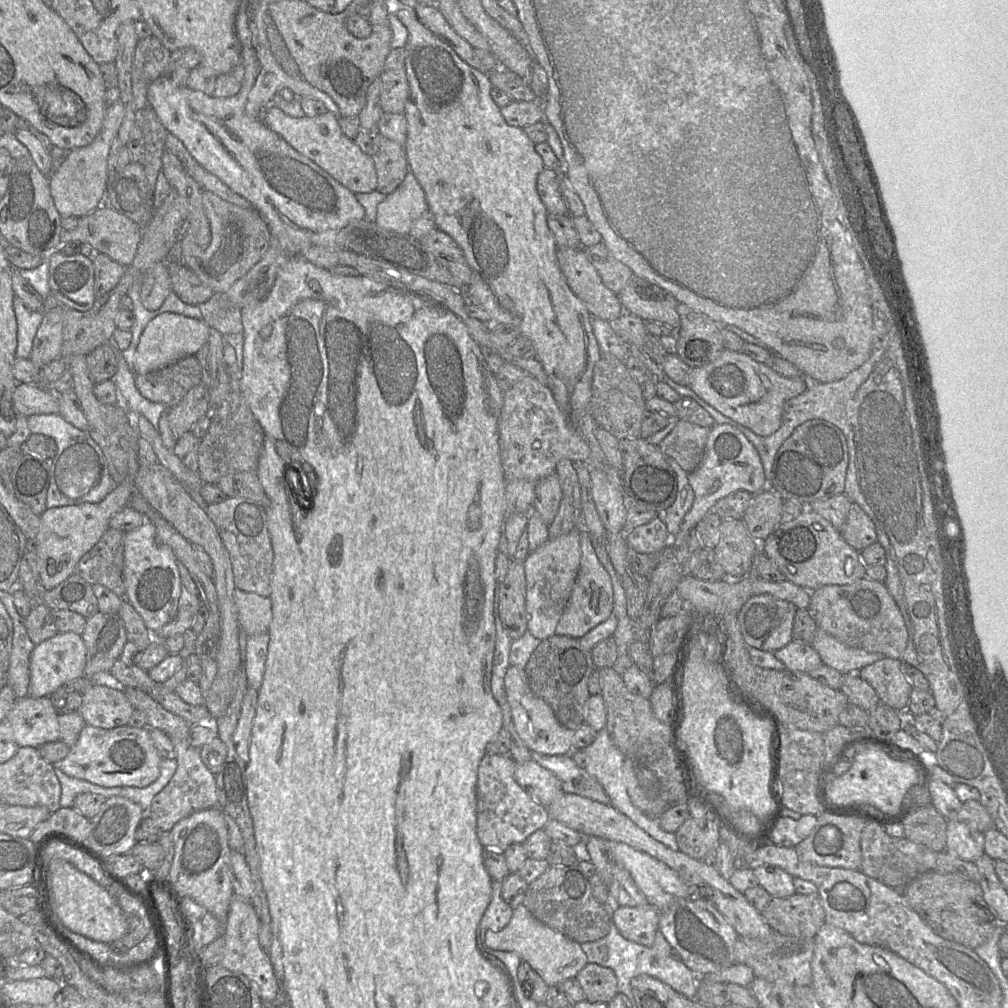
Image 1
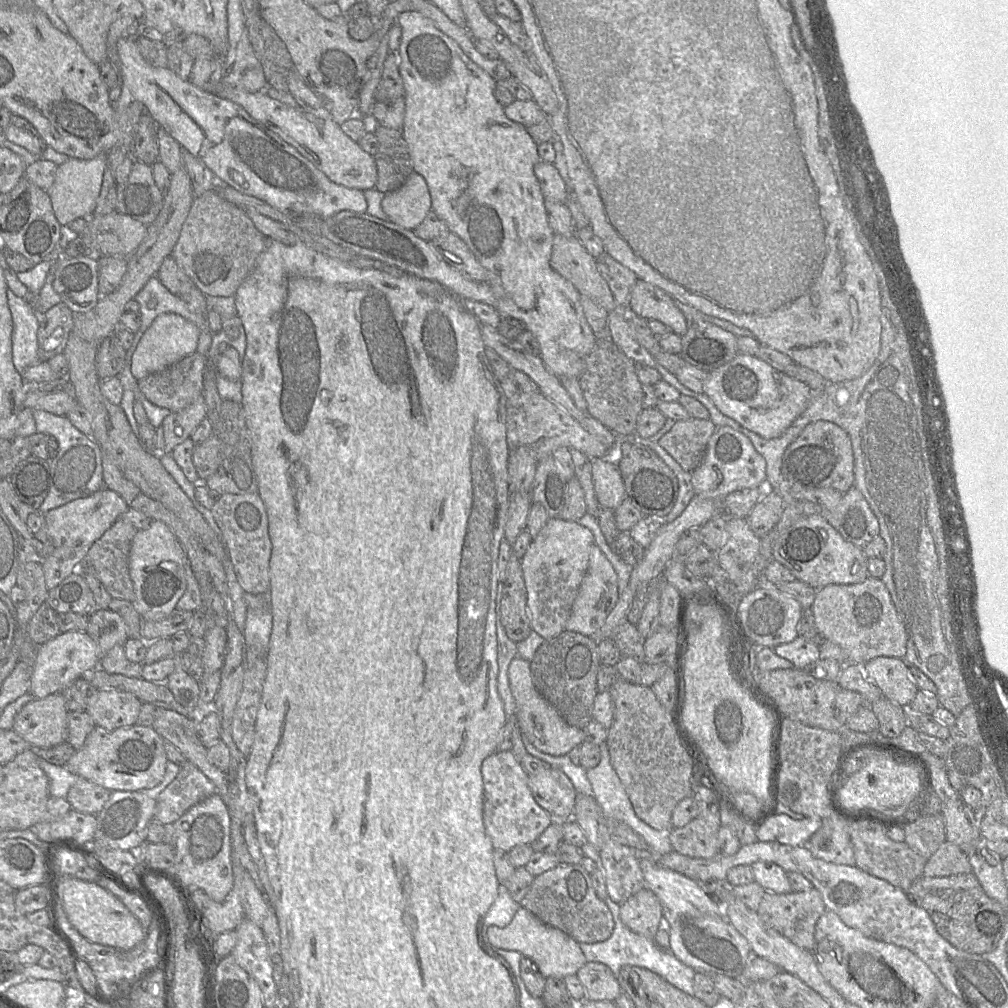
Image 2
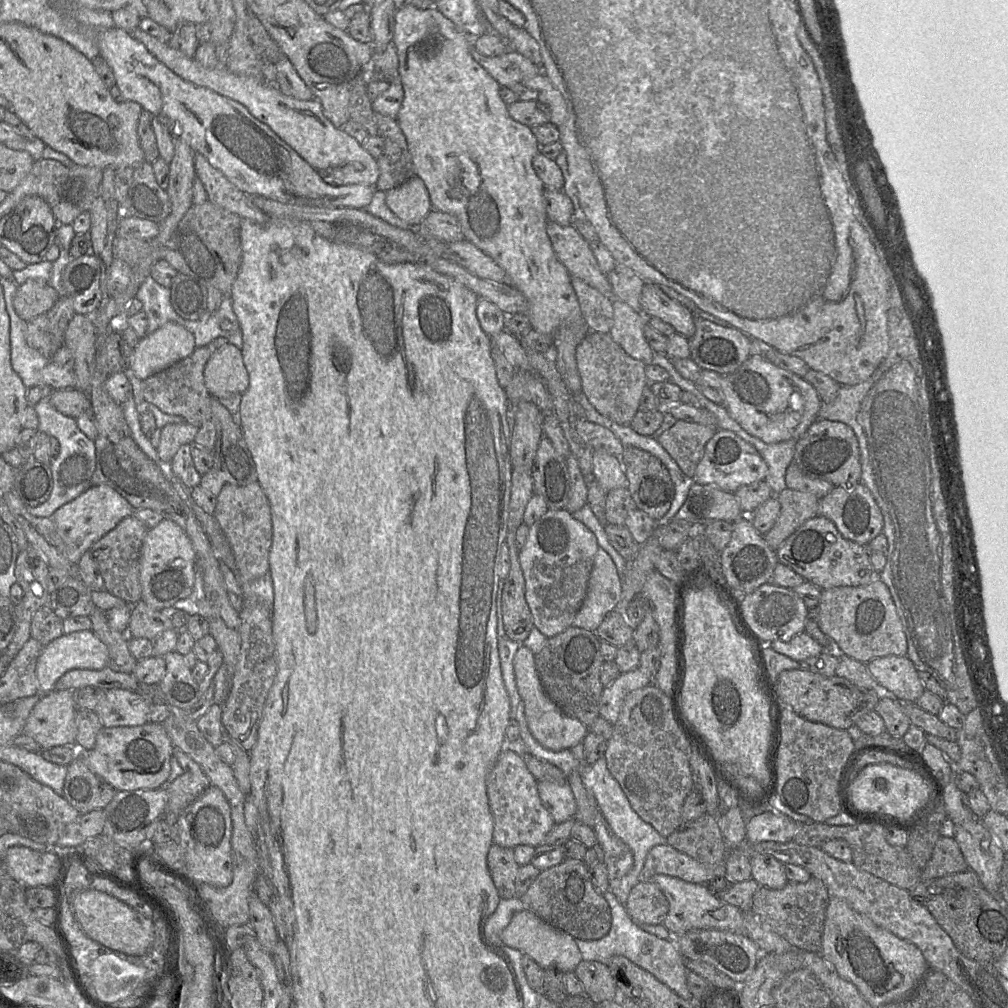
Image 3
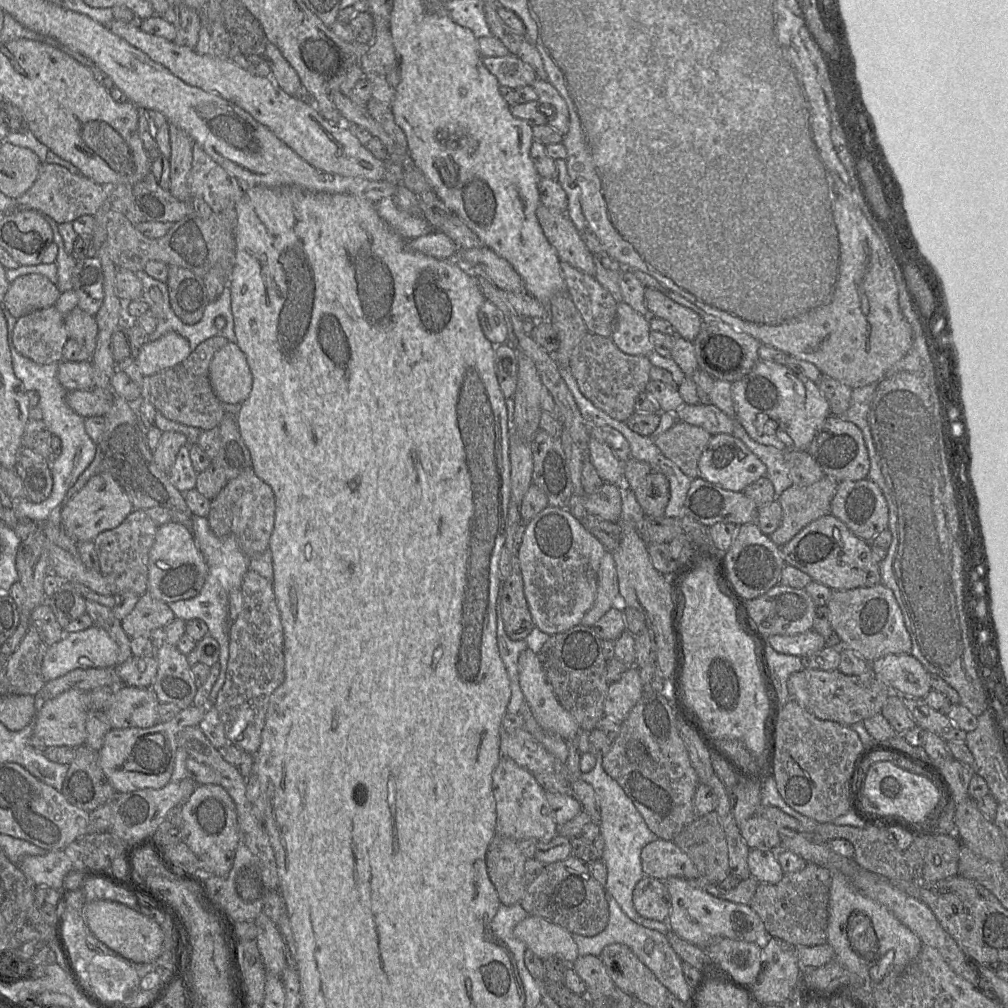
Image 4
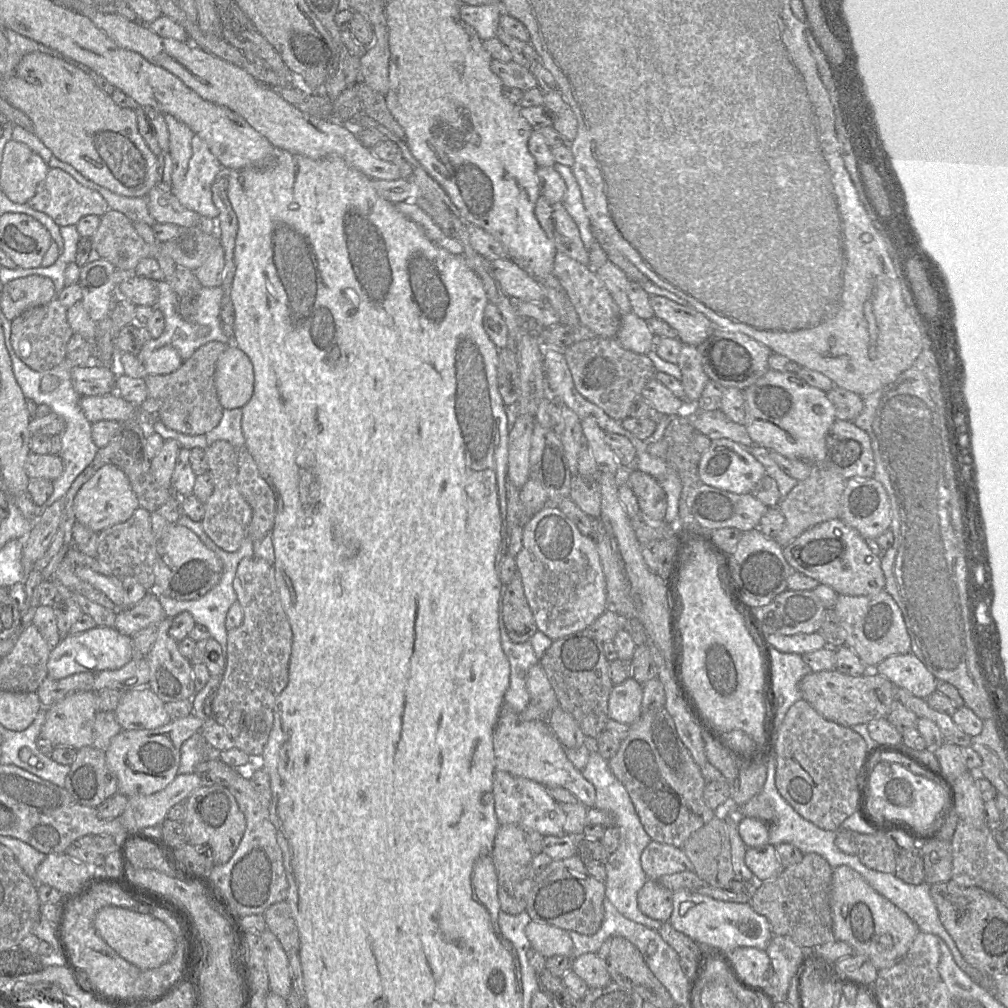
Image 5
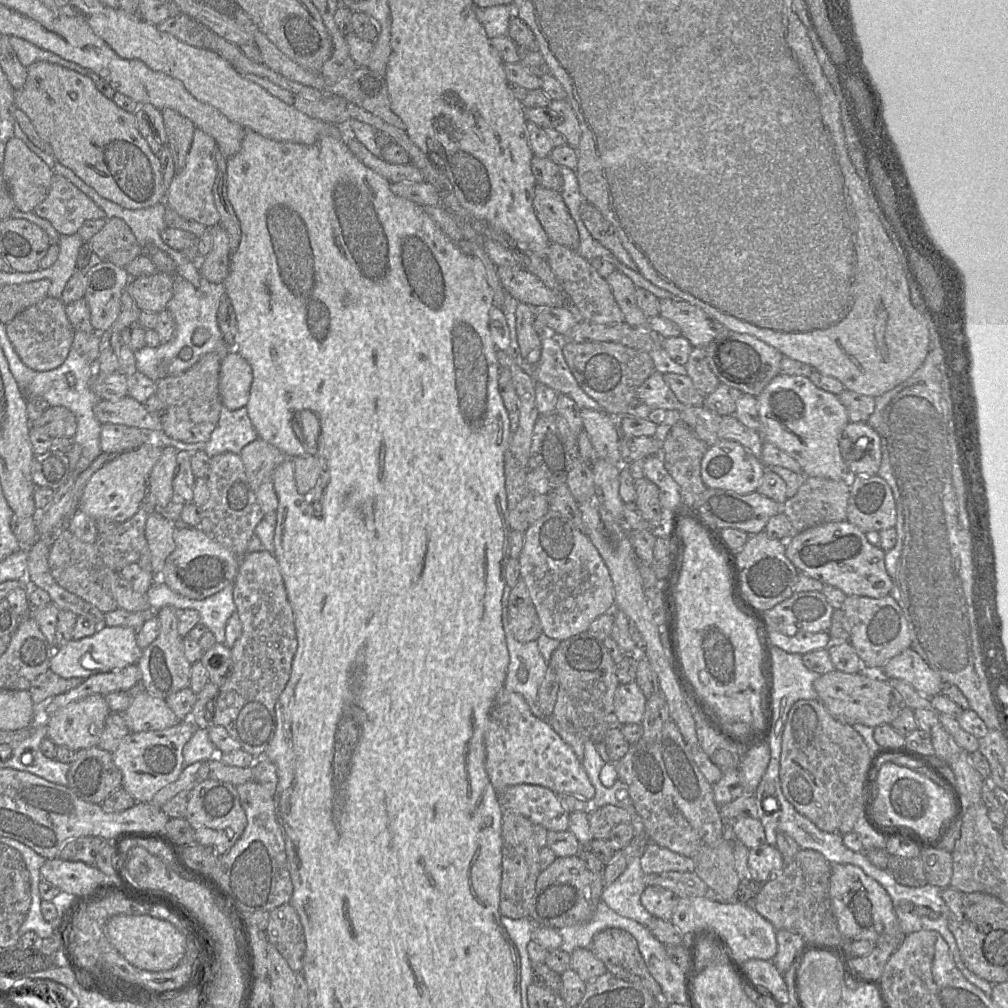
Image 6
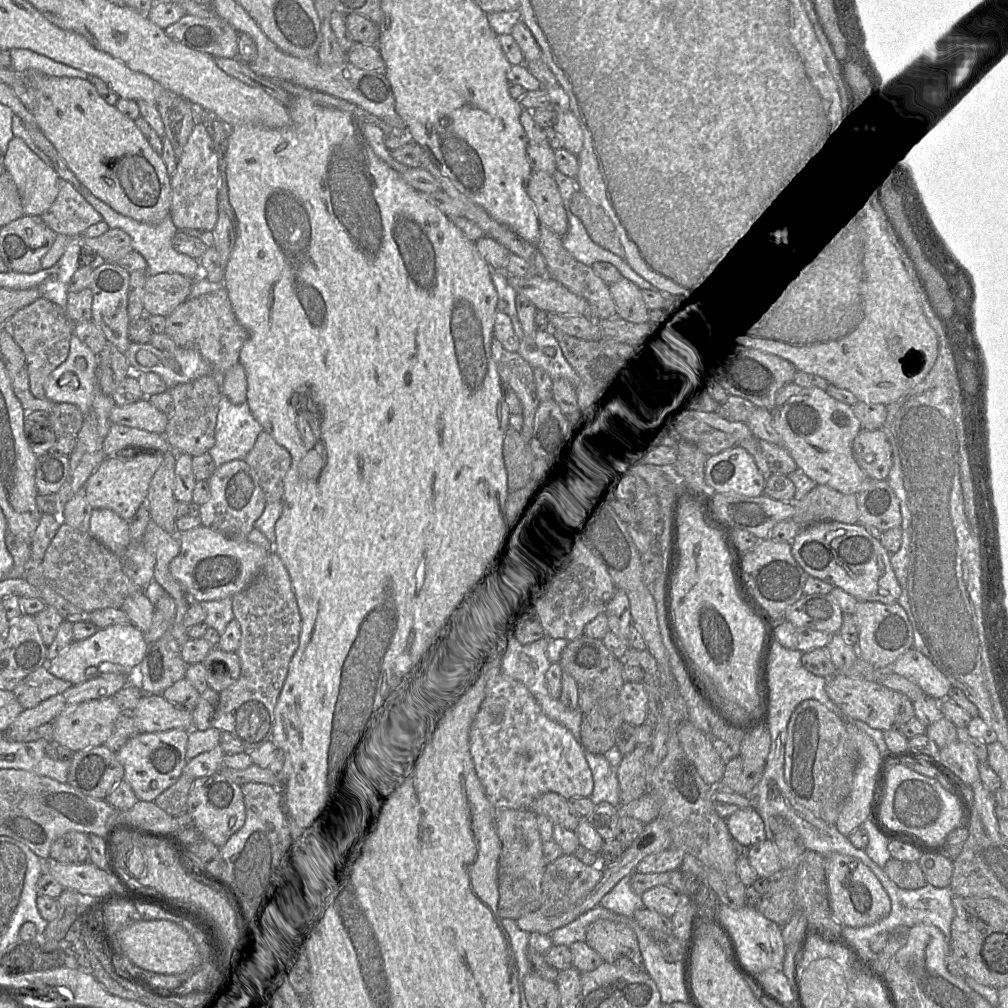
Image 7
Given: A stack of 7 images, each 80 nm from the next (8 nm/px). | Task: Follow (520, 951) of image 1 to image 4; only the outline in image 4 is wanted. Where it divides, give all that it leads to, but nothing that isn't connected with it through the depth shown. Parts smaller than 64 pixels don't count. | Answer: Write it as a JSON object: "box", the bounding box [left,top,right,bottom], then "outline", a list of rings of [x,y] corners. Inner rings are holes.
{"box":[513,915,579,964],"outline":[[[528,915],[515,926],[513,934],[542,960],[557,957],[573,964],[579,957],[572,934],[544,918]]]}

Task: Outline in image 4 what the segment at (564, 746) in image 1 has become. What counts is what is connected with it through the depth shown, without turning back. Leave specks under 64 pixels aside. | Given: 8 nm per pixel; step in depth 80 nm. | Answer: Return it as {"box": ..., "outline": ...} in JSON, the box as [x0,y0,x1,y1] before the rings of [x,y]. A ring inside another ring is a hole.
{"box":[518,648,581,739],"outline":[[[527,648],[518,658],[519,684],[525,702],[537,723],[563,739],[575,739],[581,729],[572,715],[557,700],[541,663]]]}

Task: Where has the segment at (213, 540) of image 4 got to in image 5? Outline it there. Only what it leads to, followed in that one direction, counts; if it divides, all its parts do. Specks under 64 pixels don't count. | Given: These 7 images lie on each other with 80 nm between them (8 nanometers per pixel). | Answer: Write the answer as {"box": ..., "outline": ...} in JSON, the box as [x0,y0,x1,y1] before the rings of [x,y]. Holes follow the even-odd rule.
{"box":[158,514,254,653],"outline":[[[182,514],[176,523],[193,531],[200,538],[202,543],[218,556],[218,558],[221,560],[223,565],[222,576],[220,578],[220,581],[209,592],[207,592],[203,597],[197,600],[176,600],[164,595],[158,595],[158,600],[164,612],[166,613],[166,616],[169,618],[174,618],[178,614],[185,611],[189,612],[192,615],[195,623],[204,625],[208,629],[210,637],[214,638],[220,644],[223,652],[226,653],[227,637],[228,637],[228,630],[226,629],[226,625],[225,625],[226,615],[231,605],[237,600],[237,596],[233,588],[233,580],[241,560],[246,557],[254,556],[253,541],[250,538],[246,537],[241,542],[241,545],[237,551],[227,552],[219,548],[207,536],[207,534],[203,529],[201,521],[195,522],[186,515]]]}

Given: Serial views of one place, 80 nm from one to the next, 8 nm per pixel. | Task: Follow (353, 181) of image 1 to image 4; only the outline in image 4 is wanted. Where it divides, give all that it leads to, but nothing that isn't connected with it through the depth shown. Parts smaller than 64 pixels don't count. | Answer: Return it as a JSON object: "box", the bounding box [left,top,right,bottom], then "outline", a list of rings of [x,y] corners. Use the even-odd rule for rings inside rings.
{"box":[108,19,384,181],"outline":[[[114,19],[108,28],[114,34],[146,53],[153,61],[165,66],[186,84],[217,94],[242,108],[318,171],[344,177],[359,177],[371,181],[383,180],[384,162],[375,158],[359,142],[349,131],[347,124],[330,123],[324,119],[310,98],[290,96],[271,77],[252,74],[229,59],[201,55],[194,49],[179,46],[173,41],[149,34],[140,27],[123,21]]]}

